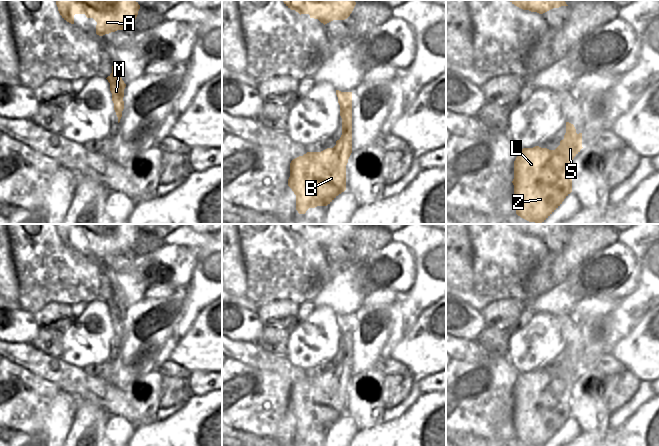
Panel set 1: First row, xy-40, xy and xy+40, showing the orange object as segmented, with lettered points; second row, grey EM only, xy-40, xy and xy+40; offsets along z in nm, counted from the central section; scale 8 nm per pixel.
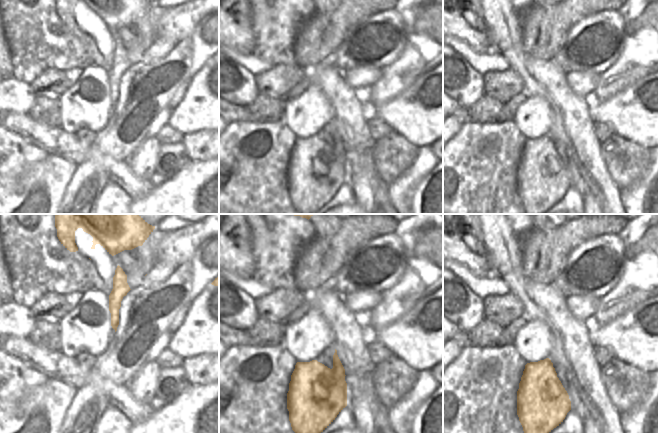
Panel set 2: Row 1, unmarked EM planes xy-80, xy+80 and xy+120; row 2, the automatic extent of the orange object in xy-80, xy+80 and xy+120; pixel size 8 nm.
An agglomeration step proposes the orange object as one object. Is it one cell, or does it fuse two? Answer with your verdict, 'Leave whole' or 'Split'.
Leave whole

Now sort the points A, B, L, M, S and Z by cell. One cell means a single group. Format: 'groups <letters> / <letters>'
groups A B L M S Z

